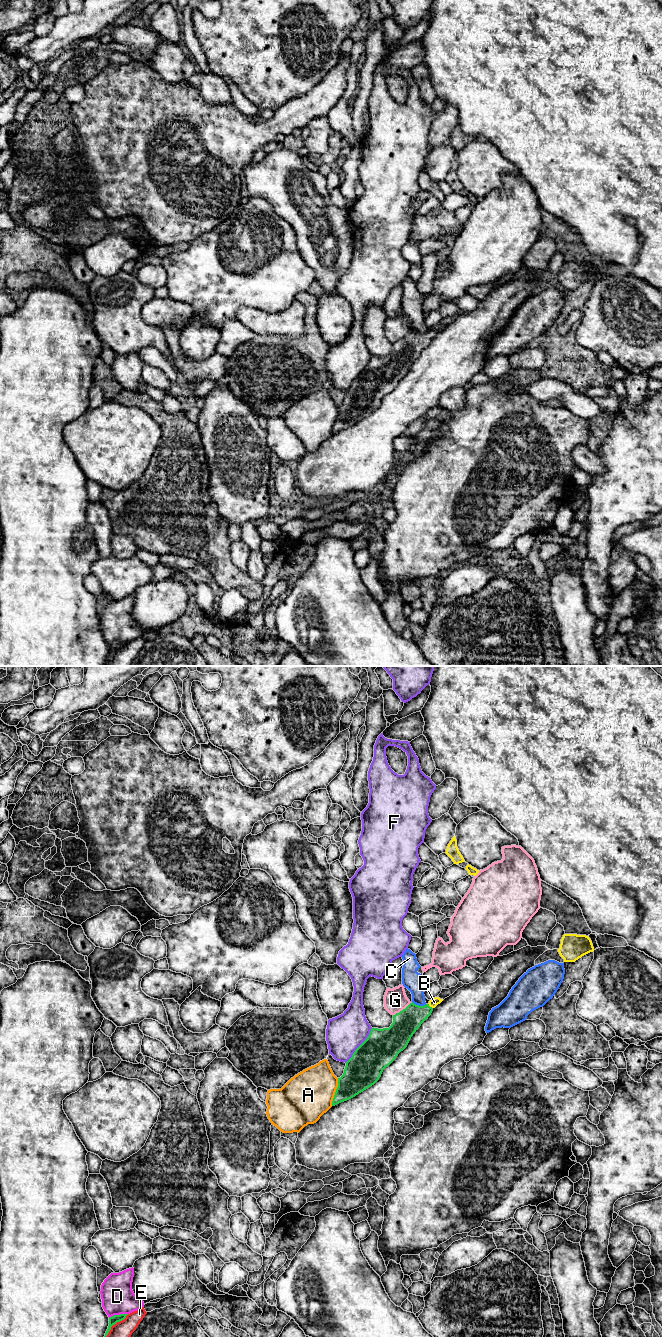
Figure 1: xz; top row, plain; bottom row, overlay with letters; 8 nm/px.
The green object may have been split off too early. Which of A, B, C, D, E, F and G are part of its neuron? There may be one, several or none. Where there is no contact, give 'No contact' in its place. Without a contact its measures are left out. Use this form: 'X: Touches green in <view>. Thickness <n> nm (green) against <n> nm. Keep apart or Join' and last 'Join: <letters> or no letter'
A: Touches green in xz. Thickness 260 nm (green) against 380 nm. Keep apart
B: Touches green in xz. Thickness 200 nm (green) against 70 nm. Join
C: Touches green in xz. Thickness 200 nm (green) against 160 nm. Keep apart
D: Touches green in xz. Thickness 70 nm (green) against 260 nm. Keep apart
E: Touches green in xz. Thickness 70 nm (green) against 180 nm. Keep apart
F: Touches green in xz. Thickness 280 nm (green) against 300 nm. Keep apart
G: Touches green in xz. Thickness 220 nm (green) against 190 nm. Keep apart
Join: B

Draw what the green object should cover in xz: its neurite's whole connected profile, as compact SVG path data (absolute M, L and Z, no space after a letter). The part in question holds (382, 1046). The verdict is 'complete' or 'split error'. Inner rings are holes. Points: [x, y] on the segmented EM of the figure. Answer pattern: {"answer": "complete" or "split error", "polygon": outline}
{"answer": "split error", "polygon": "M435 997L424 1006L410 1003L393 1015L389 1028L372 1028L367 1039L346 1062L343 1075L338 1078L332 1106L347 1101L374 1085L383 1070L403 1051L413 1034L428 1019L443 999Z"}

